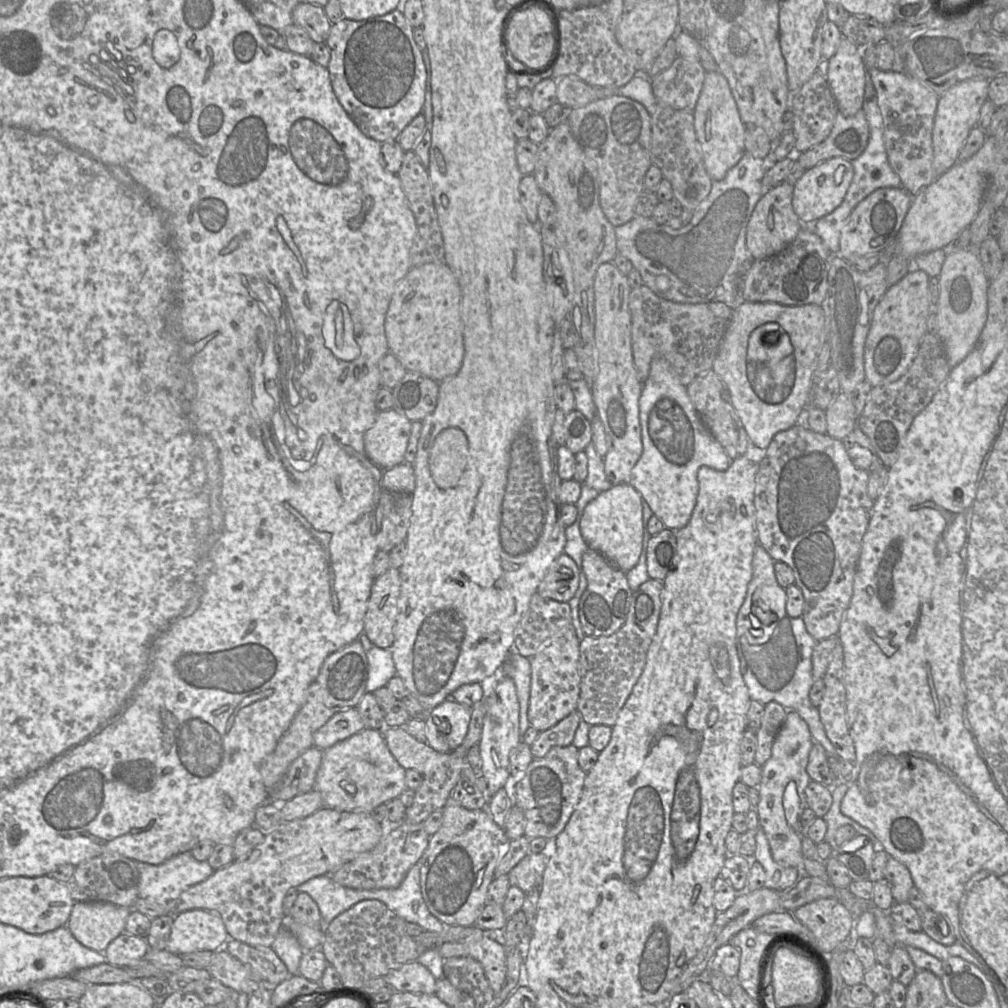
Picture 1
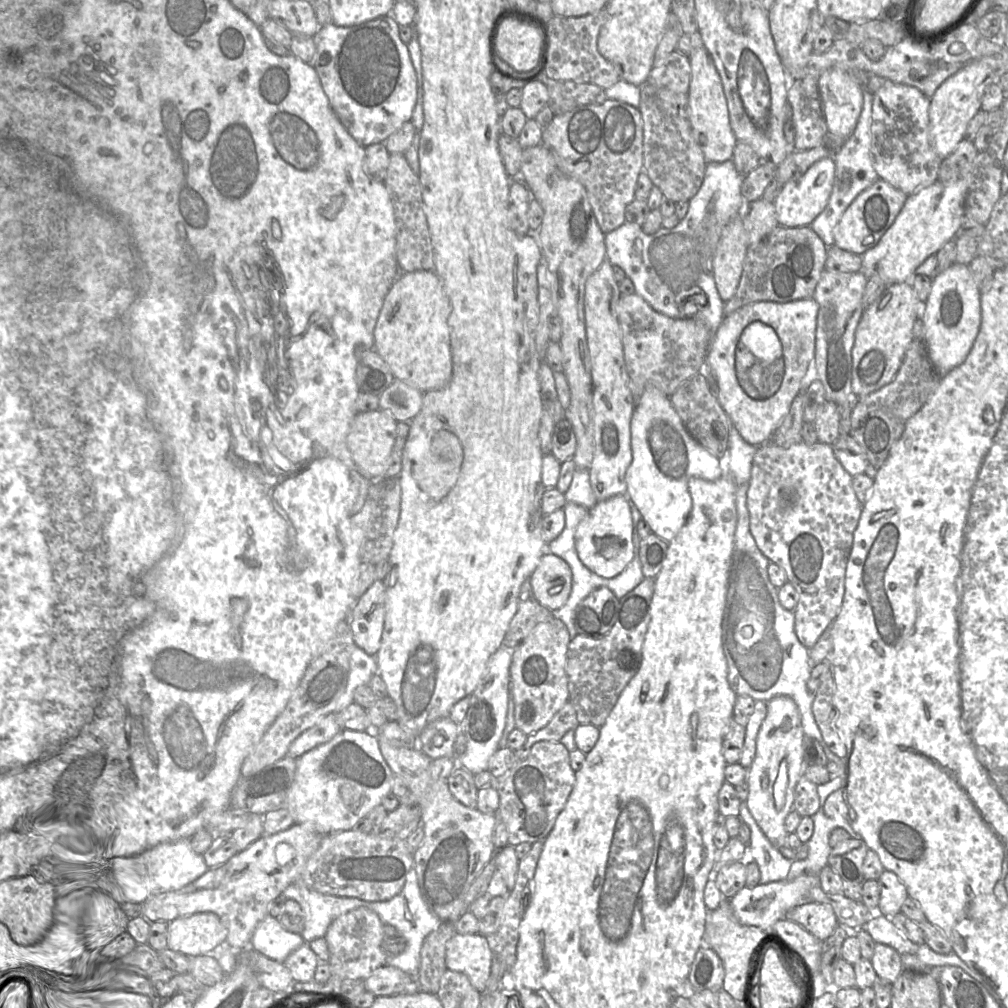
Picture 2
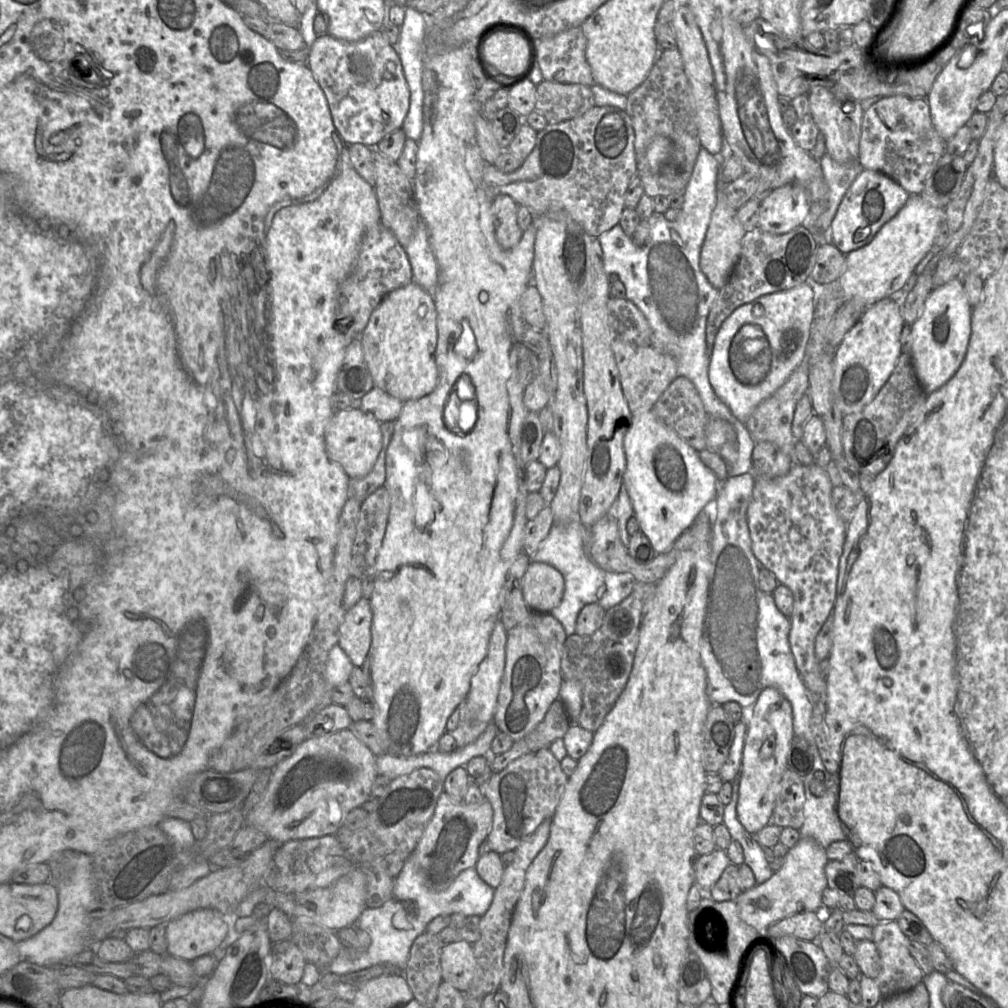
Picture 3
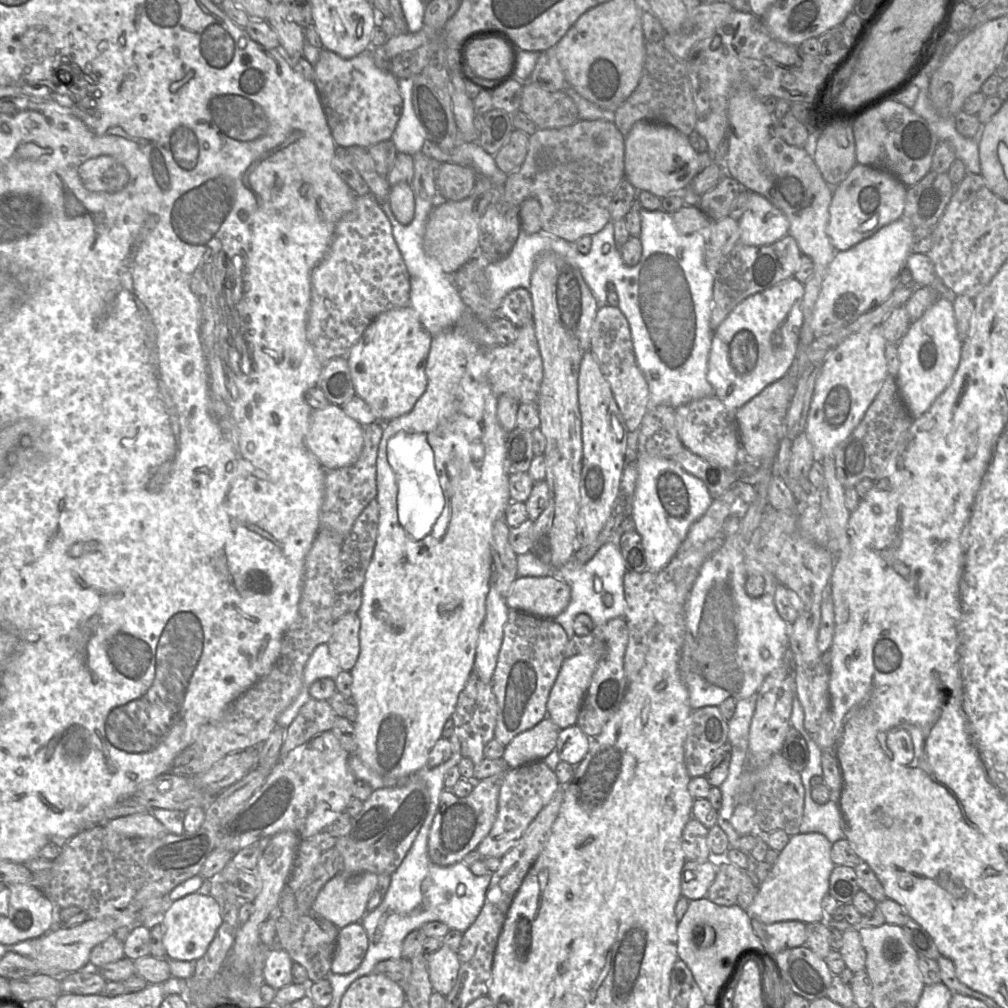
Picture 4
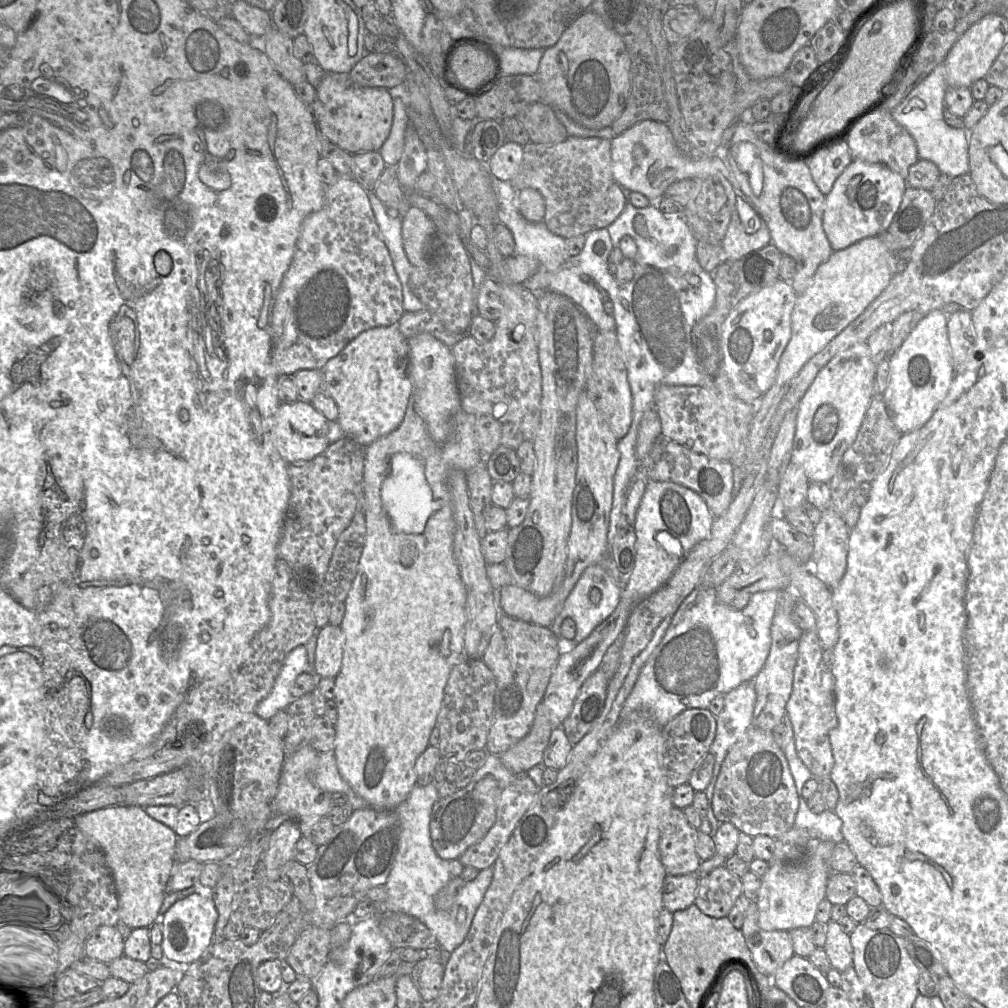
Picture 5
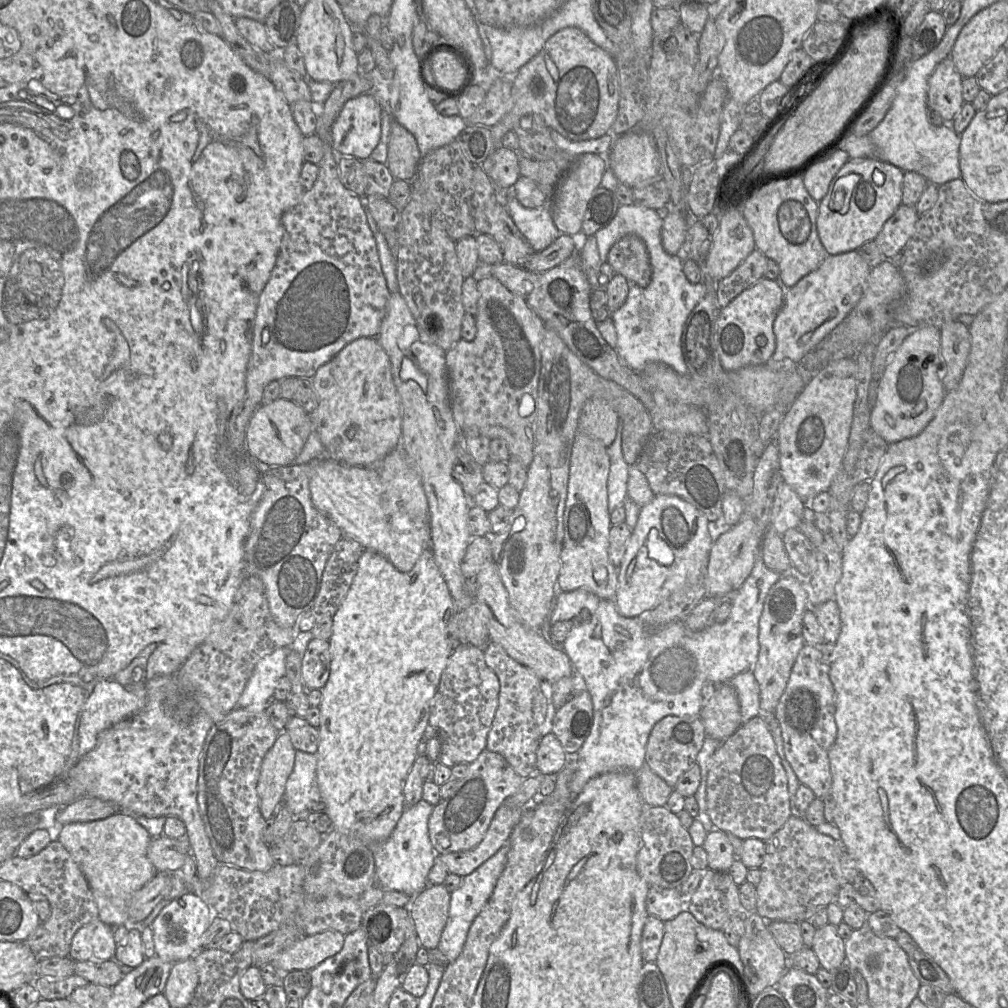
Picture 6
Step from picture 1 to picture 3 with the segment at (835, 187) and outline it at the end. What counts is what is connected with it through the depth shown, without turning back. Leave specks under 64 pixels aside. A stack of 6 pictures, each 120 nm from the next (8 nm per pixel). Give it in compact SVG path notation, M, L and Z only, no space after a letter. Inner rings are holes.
M802 185L773 189L760 201L757 227L771 234L785 234L803 224L809 209L809 195Z

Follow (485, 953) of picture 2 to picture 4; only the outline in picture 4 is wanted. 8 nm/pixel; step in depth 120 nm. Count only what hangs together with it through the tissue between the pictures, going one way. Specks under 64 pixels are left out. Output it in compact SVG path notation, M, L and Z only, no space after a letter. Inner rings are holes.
M442 945L427 955L427 965L433 992L446 996L457 980L460 967L457 952Z

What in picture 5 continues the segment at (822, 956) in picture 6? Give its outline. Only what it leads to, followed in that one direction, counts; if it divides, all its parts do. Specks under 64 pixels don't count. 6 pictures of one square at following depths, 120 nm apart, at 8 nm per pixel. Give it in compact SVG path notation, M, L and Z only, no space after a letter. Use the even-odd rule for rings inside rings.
M837 922L827 924L826 943L823 947L831 967L840 972L853 966L853 948L850 936L846 934Z

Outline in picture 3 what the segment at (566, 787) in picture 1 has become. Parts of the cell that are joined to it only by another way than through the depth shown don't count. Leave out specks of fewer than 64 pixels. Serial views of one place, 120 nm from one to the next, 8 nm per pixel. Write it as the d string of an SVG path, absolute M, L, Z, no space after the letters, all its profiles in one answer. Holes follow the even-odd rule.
M549 748L529 752L501 772L491 774L488 783L481 786L494 812L492 828L486 839L491 851L502 854L515 850L545 819L553 818L568 779L561 768L561 762Z

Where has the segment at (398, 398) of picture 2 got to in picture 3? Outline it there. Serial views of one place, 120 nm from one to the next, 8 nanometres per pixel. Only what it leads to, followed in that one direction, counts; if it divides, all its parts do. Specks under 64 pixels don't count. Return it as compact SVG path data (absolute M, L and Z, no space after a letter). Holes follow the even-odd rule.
M373 388L361 398L360 403L359 409L371 413L380 423L393 423L404 405L404 402L380 388Z

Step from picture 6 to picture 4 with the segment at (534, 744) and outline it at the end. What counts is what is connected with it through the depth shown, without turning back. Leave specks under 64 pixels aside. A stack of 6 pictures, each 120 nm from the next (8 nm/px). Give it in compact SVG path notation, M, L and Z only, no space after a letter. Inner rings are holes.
M509 611L492 680L497 701L494 738L502 745L507 746L516 736L547 716L550 691L565 659L568 640L565 630L554 619Z

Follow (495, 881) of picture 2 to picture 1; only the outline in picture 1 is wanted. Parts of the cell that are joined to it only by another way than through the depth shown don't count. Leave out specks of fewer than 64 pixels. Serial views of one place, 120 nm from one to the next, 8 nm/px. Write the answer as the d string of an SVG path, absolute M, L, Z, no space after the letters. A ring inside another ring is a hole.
M543 852L527 854L507 874L511 886L517 886L523 892L539 890L549 857Z

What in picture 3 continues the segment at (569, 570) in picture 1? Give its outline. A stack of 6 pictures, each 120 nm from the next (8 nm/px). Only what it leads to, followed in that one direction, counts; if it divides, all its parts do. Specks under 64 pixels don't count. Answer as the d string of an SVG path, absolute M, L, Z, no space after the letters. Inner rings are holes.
M531 562L522 578L522 593L531 612L551 614L564 595L565 580L553 566Z

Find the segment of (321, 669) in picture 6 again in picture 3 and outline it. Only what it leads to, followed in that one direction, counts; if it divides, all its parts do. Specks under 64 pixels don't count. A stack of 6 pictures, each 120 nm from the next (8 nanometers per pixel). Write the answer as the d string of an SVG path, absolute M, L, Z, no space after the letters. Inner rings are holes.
M361 598L346 612L339 629L338 645L354 667L362 667L371 647L372 609L370 599Z

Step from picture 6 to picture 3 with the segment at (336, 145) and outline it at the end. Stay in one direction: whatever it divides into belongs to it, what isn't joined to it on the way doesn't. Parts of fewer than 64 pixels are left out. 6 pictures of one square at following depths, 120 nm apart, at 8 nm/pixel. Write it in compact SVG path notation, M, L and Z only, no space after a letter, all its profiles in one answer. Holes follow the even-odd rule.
M380 30L355 42L329 34L319 36L308 49L307 65L324 92L334 126L347 145L362 144L374 148L384 137L401 129L409 110L410 91L400 57Z

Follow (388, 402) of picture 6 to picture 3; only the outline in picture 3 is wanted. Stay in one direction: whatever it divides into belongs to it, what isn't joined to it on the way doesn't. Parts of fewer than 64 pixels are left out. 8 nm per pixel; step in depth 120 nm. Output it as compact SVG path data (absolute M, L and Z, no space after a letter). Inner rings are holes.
M411 282L387 294L372 312L359 339L374 388L380 388L405 403L429 394L437 386L435 300L416 283Z

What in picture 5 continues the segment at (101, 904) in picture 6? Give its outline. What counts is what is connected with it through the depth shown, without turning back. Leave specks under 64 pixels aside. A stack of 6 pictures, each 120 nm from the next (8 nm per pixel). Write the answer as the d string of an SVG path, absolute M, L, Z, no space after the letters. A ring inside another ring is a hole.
M107 807L77 816L74 827L103 853L113 876L120 923L131 929L149 928L159 921L159 911L175 865L178 836L173 829L151 818L142 807Z

